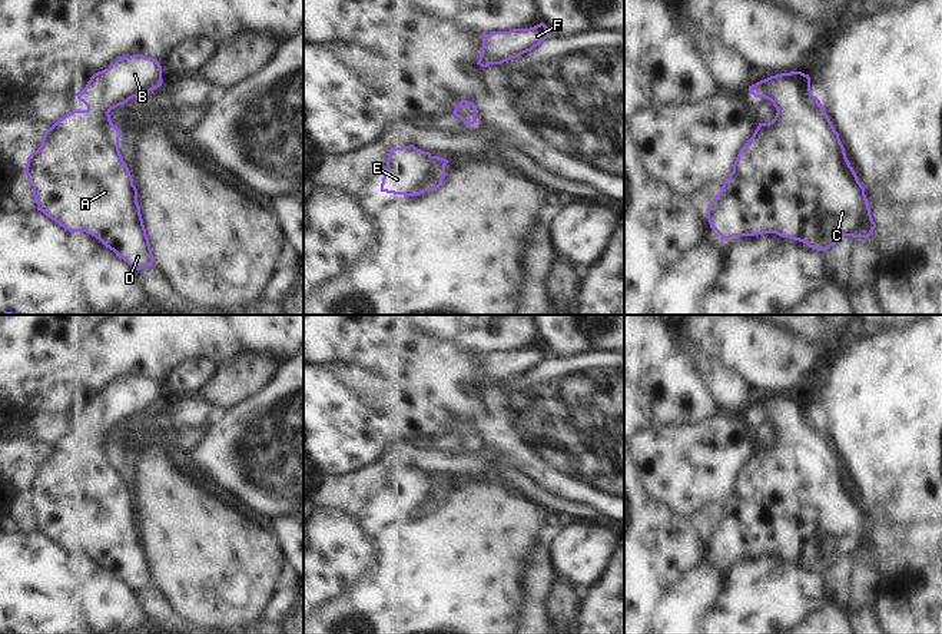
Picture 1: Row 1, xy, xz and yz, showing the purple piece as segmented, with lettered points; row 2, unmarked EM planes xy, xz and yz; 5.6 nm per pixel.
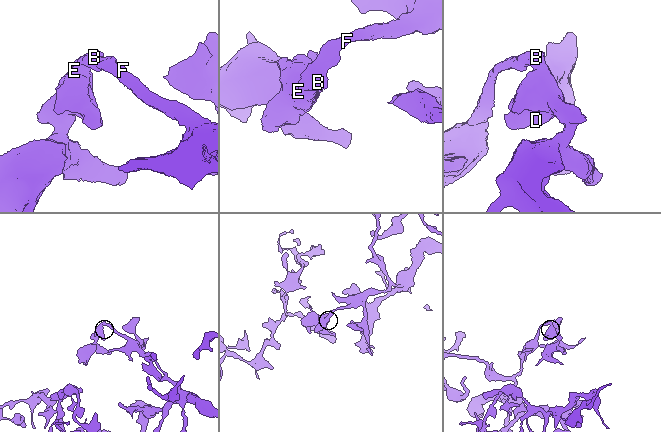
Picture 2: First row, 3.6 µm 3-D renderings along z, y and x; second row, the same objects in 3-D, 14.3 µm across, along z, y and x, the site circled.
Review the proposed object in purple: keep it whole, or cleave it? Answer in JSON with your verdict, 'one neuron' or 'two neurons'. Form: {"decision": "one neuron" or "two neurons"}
{"decision": "one neuron"}

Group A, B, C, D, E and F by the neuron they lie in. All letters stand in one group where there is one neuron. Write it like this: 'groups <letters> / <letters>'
groups A B C D E F

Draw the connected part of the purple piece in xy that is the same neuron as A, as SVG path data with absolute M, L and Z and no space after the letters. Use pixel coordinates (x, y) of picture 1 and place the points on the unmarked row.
M143 375L120 378L109 389L94 394L86 408L76 414L87 429L69 432L44 451L40 468L27 478L24 494L33 507L37 531L69 552L86 552L94 557L136 591L153 585L153 577L137 524L137 509L119 471L122 451L112 444L109 434L159 406L162 406L162 386Z

